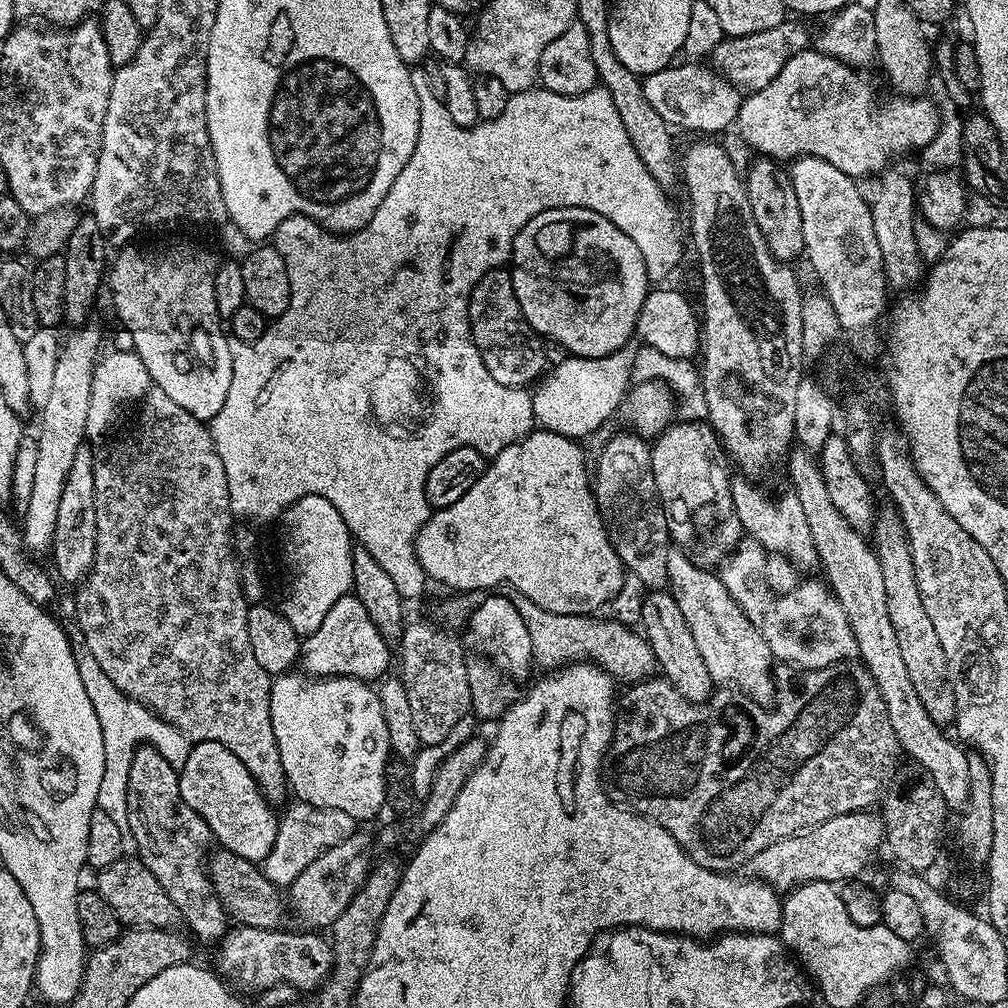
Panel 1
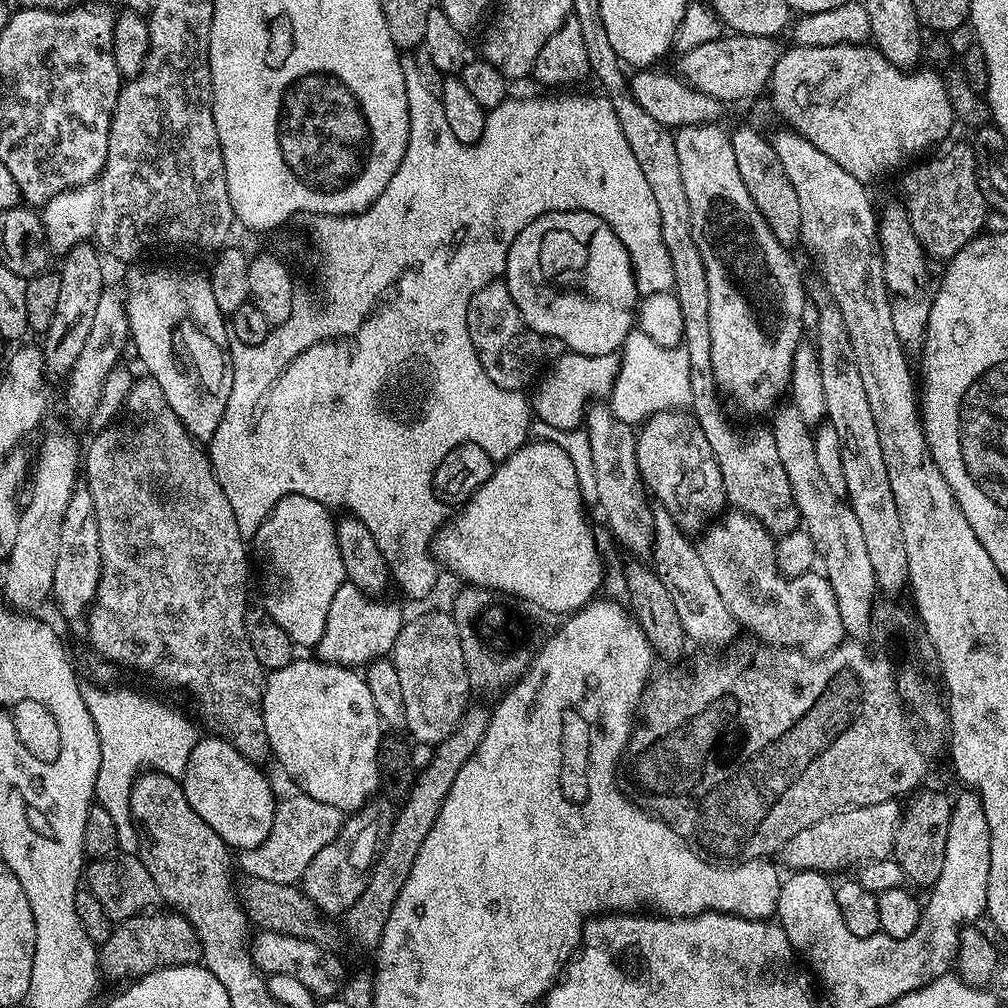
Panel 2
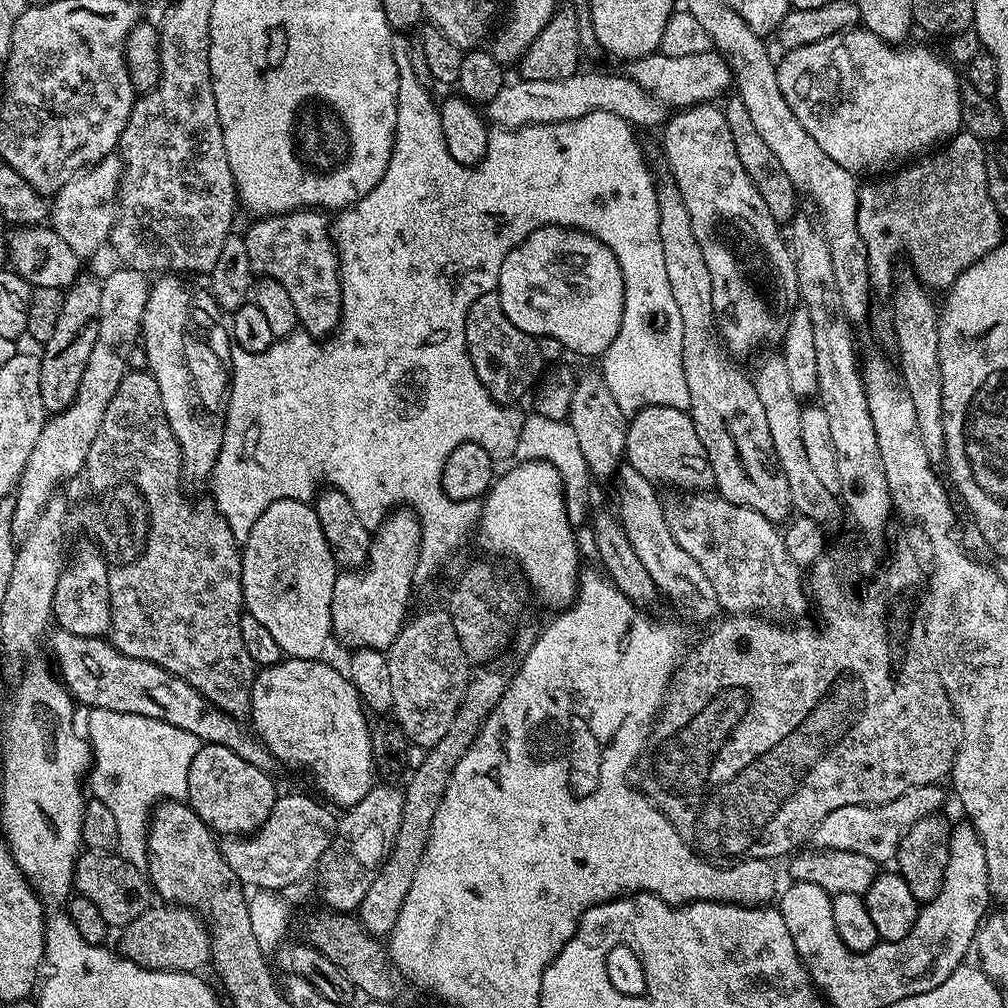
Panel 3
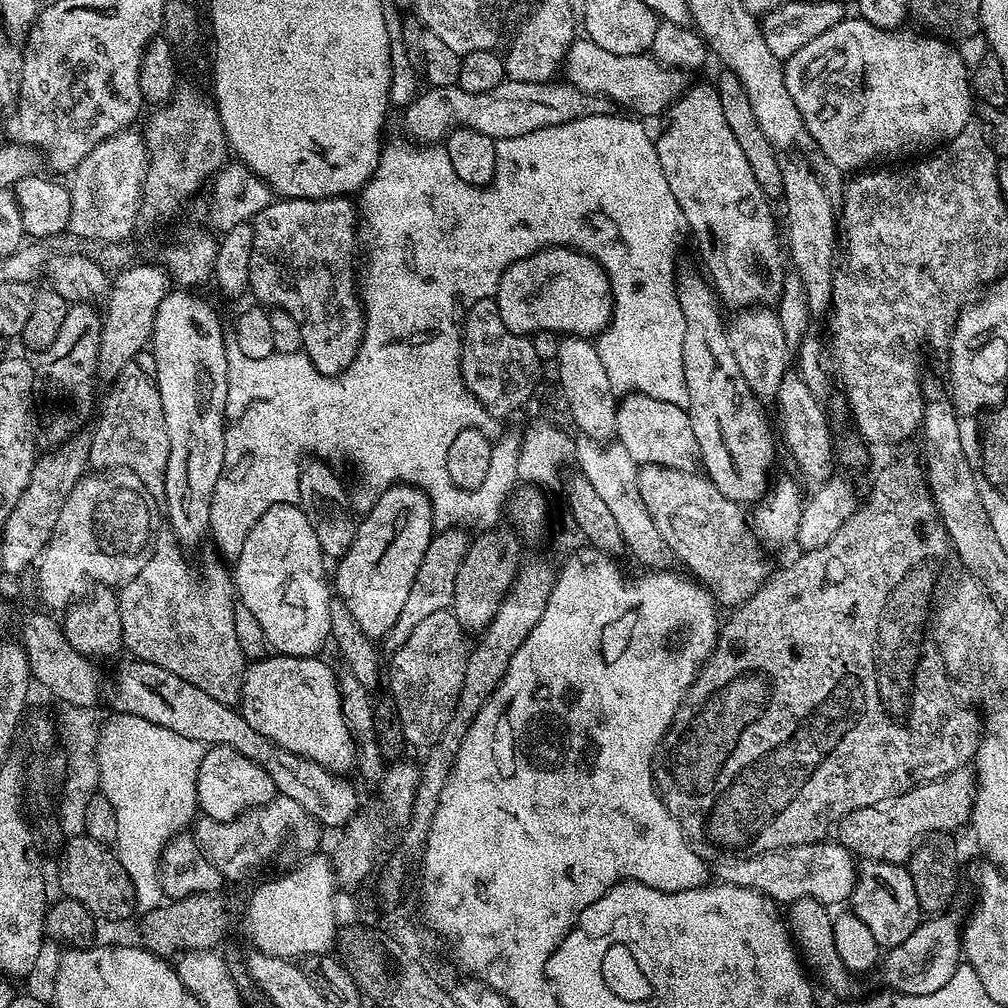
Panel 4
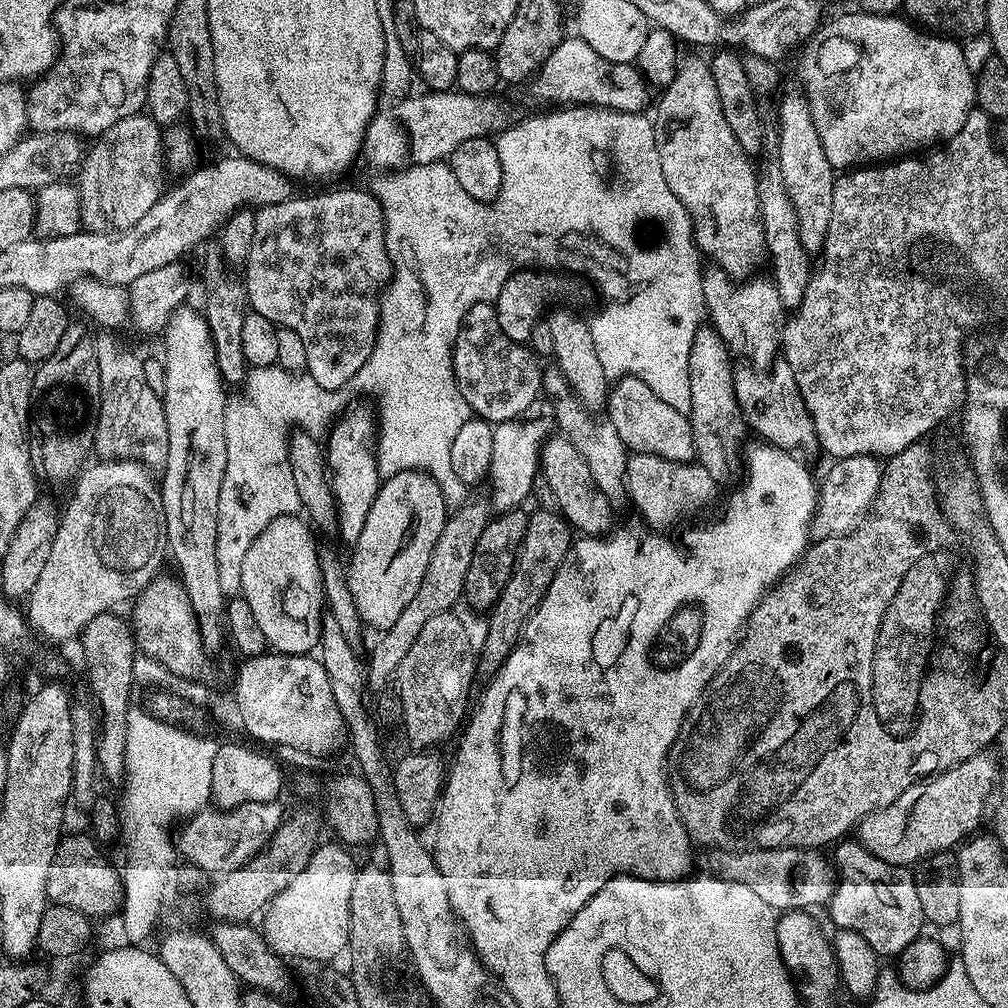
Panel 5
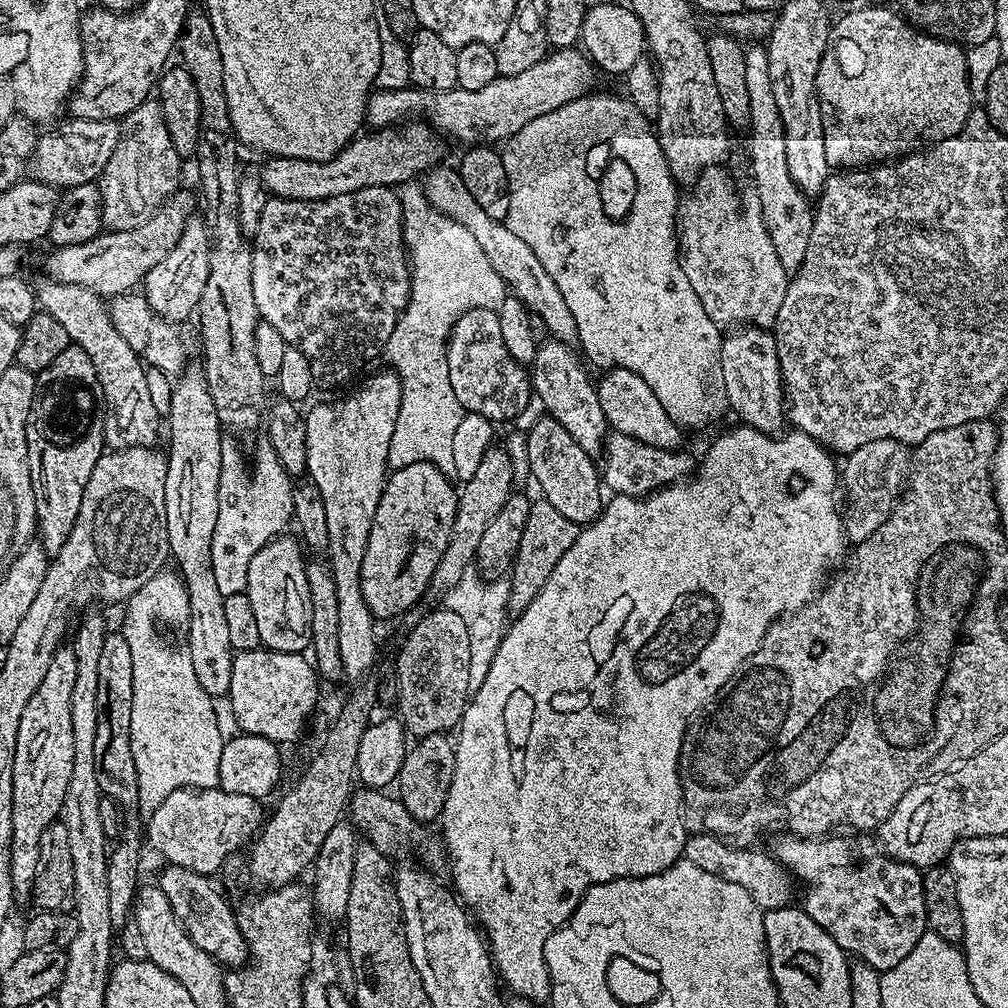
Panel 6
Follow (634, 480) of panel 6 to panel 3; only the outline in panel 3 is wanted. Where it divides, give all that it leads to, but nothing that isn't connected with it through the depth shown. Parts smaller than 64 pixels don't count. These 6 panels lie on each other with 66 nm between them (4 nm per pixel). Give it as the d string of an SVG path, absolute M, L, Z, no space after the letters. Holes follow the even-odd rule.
M672 494L663 501L666 522L670 532L674 534L674 542L702 566L706 578L710 578L710 586L714 586L716 601L728 614L763 614L765 617L784 618L780 616L800 616L810 608L810 596L806 584L800 581L801 569L786 554L784 537L781 529L773 521L767 520L758 510L747 508L744 504L735 504L729 500L721 500L716 494Z

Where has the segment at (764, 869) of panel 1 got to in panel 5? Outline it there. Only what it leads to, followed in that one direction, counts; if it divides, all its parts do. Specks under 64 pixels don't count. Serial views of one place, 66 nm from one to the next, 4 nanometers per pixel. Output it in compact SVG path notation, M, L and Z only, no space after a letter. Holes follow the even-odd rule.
M987 751L980 752L966 762L946 769L945 772L919 782L913 782L893 804L879 808L860 821L858 843L878 858L882 858L882 862L887 864L916 866L919 865L921 860L933 856L935 852L955 849L961 842L967 841L979 829L976 827L983 822L984 811L988 808L988 799L991 798L992 792L994 796L998 788L998 781L1001 779L1001 777L999 778L1000 768L996 765L997 757L988 755Z

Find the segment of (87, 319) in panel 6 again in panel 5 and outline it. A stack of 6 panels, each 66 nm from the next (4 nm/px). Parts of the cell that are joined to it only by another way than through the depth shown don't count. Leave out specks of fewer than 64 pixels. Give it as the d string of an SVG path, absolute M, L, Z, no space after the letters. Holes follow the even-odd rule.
M100 335L104 336L95 337L96 361L100 371L100 413L95 455L100 460L139 460L153 469L163 469L168 457L168 427L163 399L150 390L143 359L136 357L130 349L123 348L112 337L115 335Z

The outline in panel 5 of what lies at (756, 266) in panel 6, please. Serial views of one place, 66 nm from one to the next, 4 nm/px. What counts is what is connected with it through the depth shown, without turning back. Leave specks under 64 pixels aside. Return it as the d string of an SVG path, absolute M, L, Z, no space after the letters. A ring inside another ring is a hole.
M705 267L702 272L702 290L707 319L727 344L729 353L737 357L745 356L748 359L745 361L757 370L768 370L782 348L786 309L775 280L760 275L737 282L720 268Z

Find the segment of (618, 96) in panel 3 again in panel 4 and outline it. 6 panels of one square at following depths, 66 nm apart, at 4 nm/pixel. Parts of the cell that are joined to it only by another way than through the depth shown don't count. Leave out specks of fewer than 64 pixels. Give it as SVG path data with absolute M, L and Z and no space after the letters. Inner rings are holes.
M505 78L498 86L494 86L494 90L486 90L486 94L470 94L458 86L429 87L428 92L421 91L403 109L404 124L420 142L443 141L449 132L458 128L469 128L498 141L518 138L546 126L558 126L587 116L611 116L617 111L618 106L613 100L592 96L567 82L556 83L514 82Z

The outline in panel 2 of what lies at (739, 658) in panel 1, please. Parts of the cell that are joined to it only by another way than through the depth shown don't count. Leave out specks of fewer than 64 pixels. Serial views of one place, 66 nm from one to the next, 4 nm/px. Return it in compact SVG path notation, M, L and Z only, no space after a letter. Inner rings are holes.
M653 507L652 521L654 542L650 564L656 576L662 578L662 586L670 590L670 598L674 598L674 607L678 610L678 618L682 618L685 637L689 641L697 640L700 644L709 644L712 648L720 648L723 644L730 643L736 632L738 633L736 619L734 614L730 614L730 610L726 610L722 594L718 594L706 566L702 566L697 545L688 541L691 539L672 521L672 515L665 508Z

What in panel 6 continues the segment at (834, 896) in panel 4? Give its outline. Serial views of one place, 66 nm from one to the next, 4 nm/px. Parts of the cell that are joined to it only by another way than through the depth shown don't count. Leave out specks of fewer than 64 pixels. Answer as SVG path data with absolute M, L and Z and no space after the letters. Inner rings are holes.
M700 832L697 836L689 835L684 841L683 859L689 860L698 870L706 870L706 874L714 874L726 882L734 882L734 886L742 886L750 898L762 910L783 908L792 896L794 877L775 856L767 851L755 852L752 846L733 846L715 834Z

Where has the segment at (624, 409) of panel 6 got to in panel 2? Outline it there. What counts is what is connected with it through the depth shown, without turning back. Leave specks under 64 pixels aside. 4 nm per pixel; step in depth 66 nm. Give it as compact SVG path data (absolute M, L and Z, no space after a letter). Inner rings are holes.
M687 411L659 412L639 425L636 457L645 489L660 499L659 507L665 508L685 533L699 533L725 511L722 470L718 470L714 450L710 450L702 426Z

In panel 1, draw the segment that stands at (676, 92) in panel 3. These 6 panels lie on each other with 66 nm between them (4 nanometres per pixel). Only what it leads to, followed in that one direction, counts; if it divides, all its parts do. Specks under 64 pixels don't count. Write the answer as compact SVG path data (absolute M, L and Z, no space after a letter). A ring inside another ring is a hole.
M785 18L778 26L770 30L762 30L758 34L745 36L729 36L718 45L711 54L710 64L726 80L731 80L737 88L751 94L770 86L774 78L786 66L786 62L794 54L805 51L810 44L808 28L804 24L795 24L795 19Z

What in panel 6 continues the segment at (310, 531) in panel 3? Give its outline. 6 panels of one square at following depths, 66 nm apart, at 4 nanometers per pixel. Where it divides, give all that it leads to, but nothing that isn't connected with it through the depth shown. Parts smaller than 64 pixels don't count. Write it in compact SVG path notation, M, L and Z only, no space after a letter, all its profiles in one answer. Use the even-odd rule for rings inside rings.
M281 534L250 558L246 591L258 621L260 643L271 652L303 653L311 645L310 586L304 556L306 552L299 539L291 540L288 534Z

